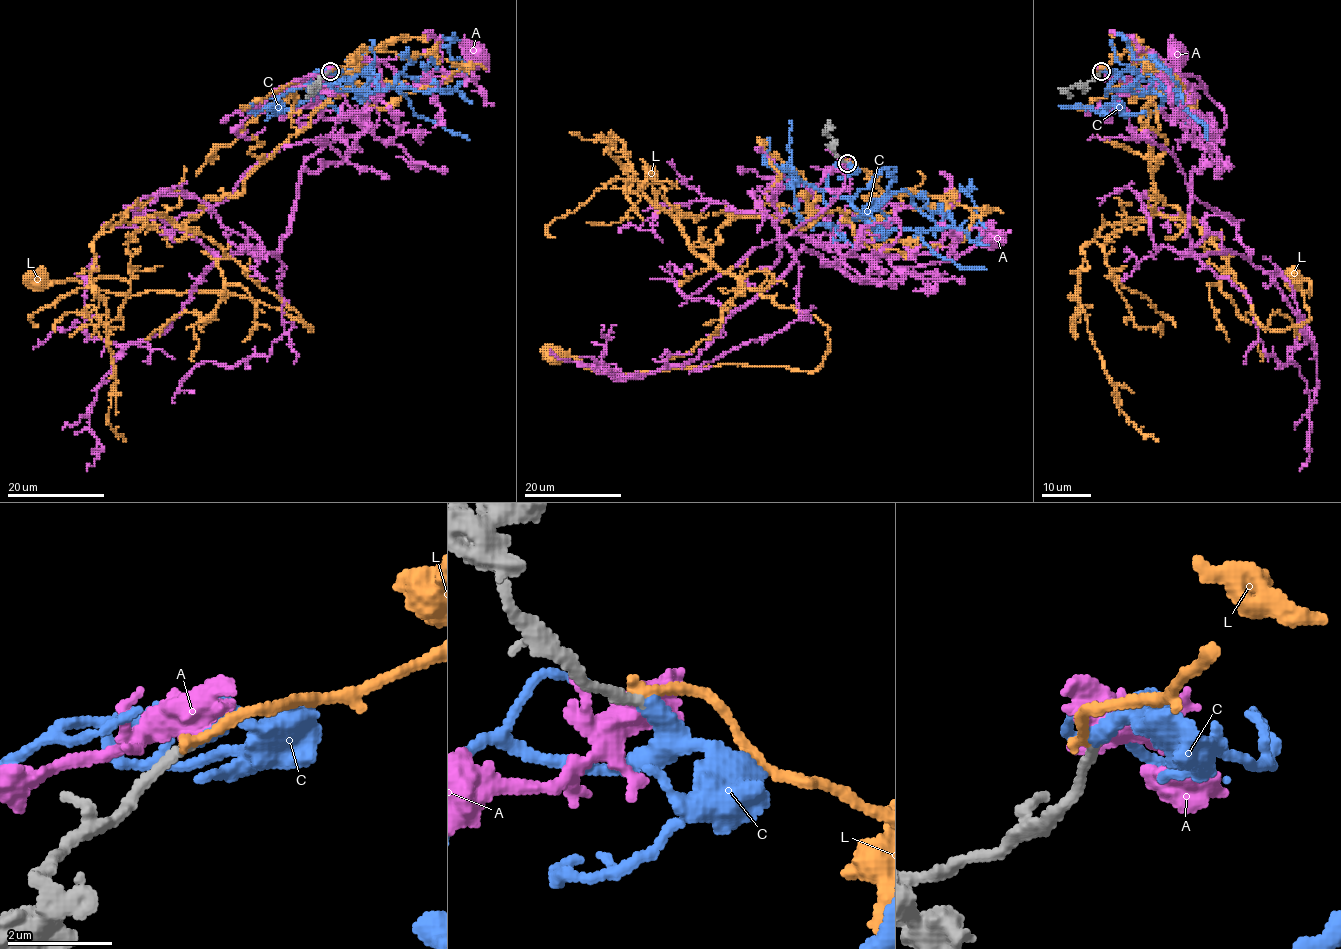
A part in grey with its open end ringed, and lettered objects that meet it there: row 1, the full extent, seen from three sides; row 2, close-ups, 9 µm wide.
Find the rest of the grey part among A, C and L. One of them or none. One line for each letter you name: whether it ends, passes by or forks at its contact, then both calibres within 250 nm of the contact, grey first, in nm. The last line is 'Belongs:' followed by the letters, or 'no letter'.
C: it ends | 180/360 nm
Belongs: C

